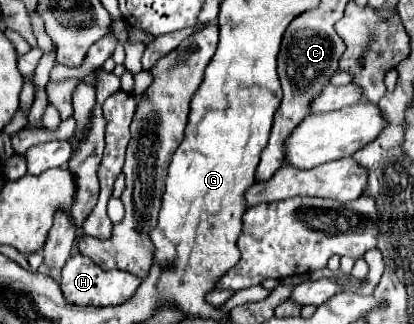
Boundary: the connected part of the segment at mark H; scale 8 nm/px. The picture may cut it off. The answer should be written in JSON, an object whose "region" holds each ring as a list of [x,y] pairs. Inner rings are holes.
{"region":[[[84,255],[70,257],[62,269],[62,279],[60,279],[62,293],[66,295],[66,299],[70,299],[70,303],[96,305],[96,307],[124,303],[126,299],[130,299],[130,295],[134,295],[134,291],[140,287],[140,283],[142,283],[140,277],[136,277],[128,271],[120,271],[120,269],[104,271],[90,257],[84,257]]]}

